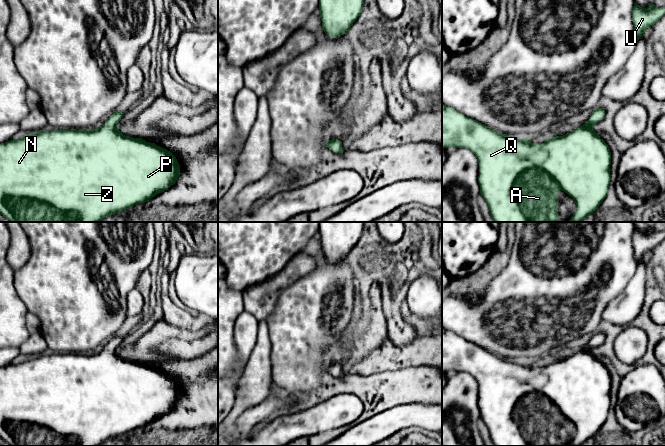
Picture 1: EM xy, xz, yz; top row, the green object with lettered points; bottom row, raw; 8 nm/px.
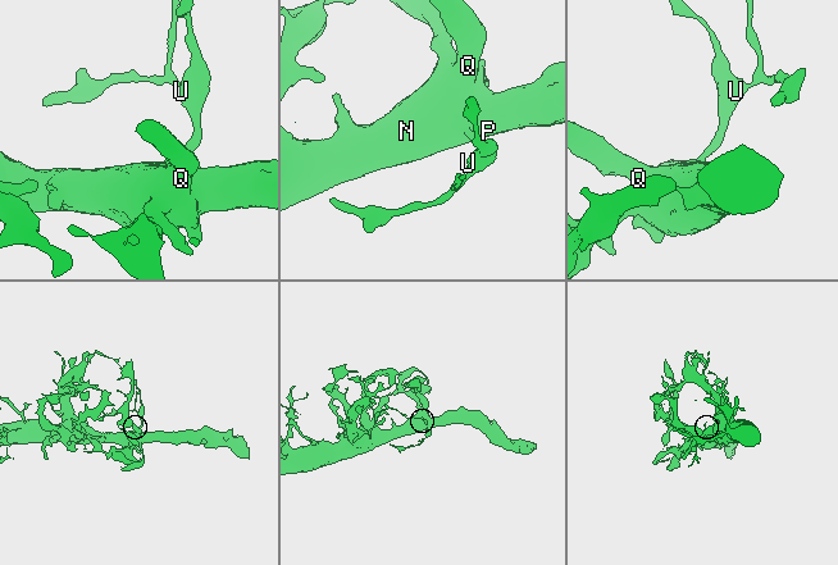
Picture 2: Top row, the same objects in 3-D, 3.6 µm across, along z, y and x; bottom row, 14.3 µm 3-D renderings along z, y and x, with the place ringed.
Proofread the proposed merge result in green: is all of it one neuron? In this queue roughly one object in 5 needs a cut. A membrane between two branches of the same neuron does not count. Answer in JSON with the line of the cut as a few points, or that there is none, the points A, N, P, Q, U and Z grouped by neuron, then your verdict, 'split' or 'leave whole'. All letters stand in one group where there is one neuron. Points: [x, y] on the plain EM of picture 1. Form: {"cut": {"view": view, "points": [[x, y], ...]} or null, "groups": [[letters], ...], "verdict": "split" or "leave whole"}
{"cut": null, "groups": [["A", "N", "P", "Q", "U", "Z"]], "verdict": "leave whole"}

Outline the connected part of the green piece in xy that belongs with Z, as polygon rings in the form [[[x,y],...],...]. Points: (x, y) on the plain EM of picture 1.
[[[115,335],[98,353],[86,354],[41,354],[28,357],[18,364],[0,368],[0,437],[10,446],[99,446],[109,439],[120,437],[134,429],[145,427],[176,407],[180,400],[180,389],[176,381],[168,374],[141,362],[123,359],[118,352],[123,336]]]

